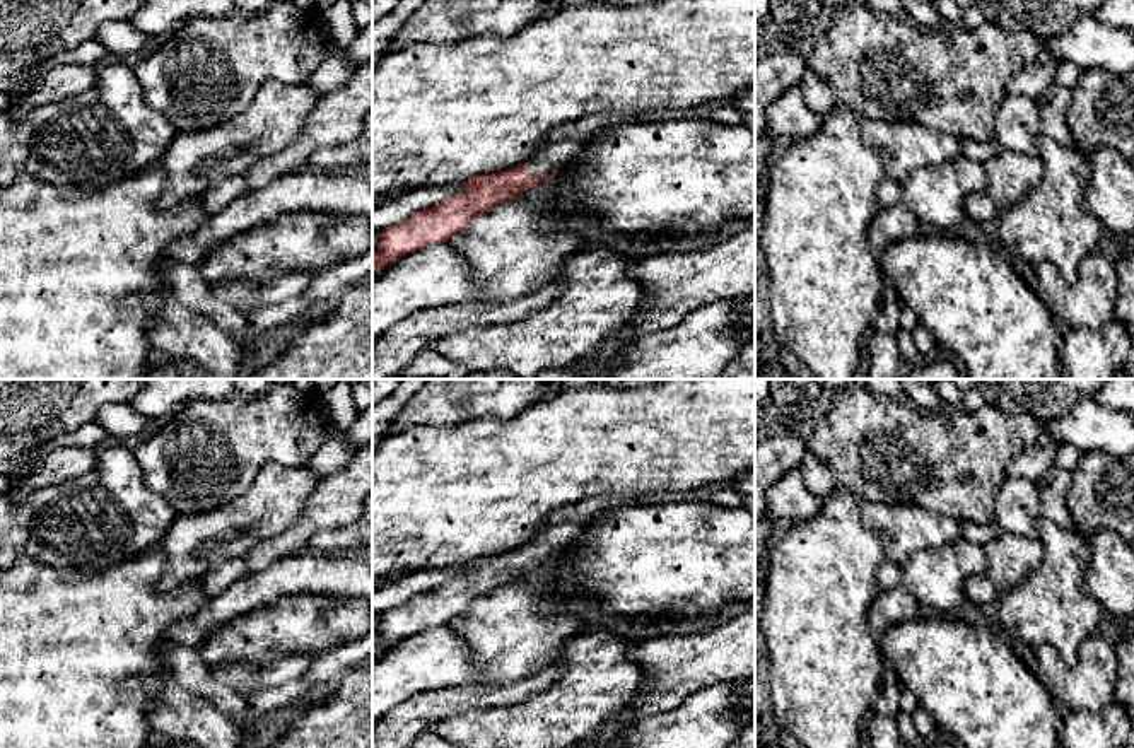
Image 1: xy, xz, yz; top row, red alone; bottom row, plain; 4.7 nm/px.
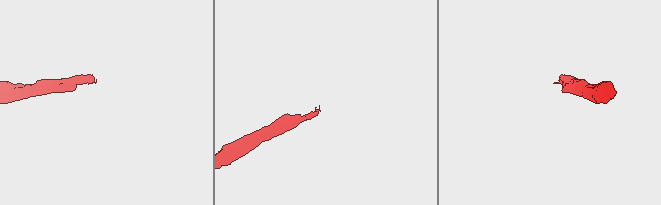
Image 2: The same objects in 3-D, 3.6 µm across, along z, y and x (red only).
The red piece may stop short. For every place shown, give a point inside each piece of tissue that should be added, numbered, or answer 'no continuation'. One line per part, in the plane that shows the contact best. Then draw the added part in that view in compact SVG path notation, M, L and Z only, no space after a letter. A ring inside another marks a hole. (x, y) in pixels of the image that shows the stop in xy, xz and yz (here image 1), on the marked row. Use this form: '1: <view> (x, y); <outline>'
1: xz (564, 144); M599 113L569 121L553 130L547 145L526 162L529 178L565 169L594 135L620 123L625 123L622 114Z

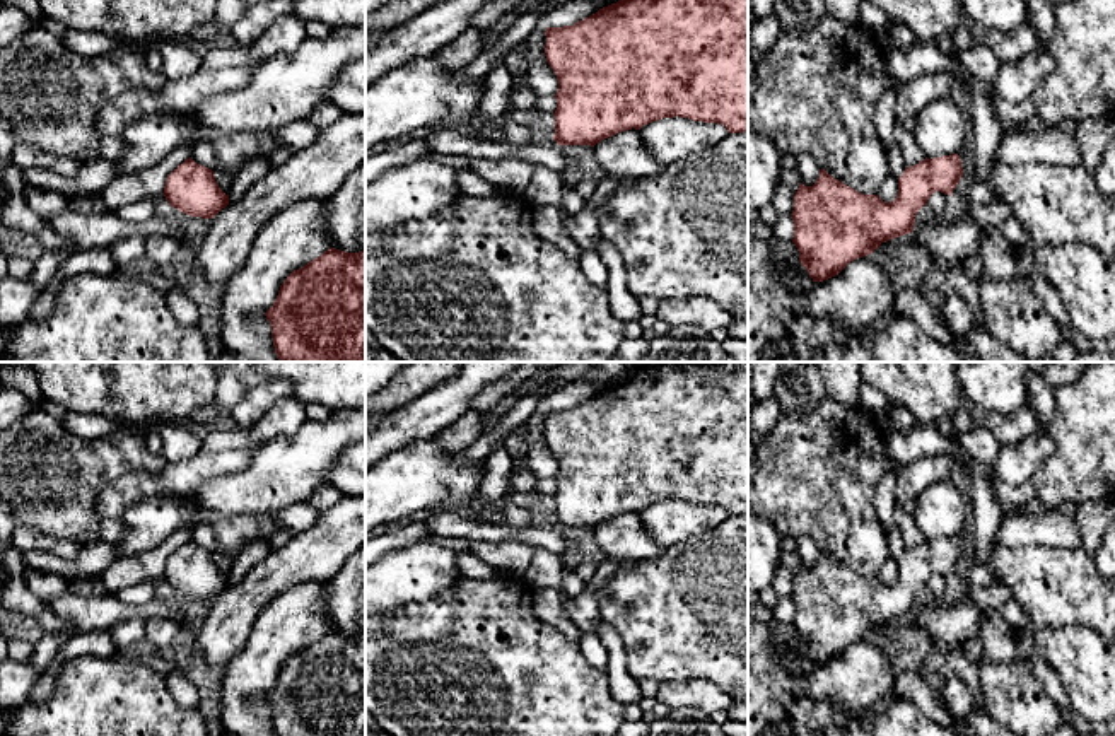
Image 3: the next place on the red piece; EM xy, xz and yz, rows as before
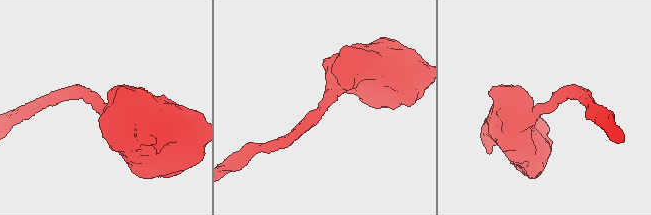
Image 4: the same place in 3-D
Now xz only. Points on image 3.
no continuation

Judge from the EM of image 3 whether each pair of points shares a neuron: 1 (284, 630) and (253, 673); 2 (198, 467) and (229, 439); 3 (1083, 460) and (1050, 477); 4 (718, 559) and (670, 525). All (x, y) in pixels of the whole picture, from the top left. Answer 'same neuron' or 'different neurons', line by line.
1: same neuron
2: different neurons
3: same neuron
4: different neurons

